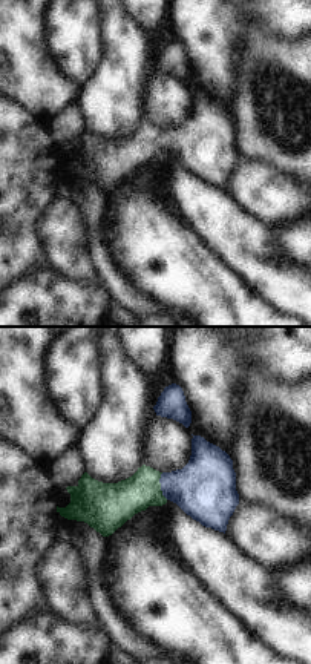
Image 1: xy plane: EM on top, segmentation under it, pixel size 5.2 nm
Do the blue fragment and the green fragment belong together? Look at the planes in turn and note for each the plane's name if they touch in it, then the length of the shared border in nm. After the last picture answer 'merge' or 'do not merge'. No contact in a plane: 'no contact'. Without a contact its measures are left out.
contact in xy; length 150 nm

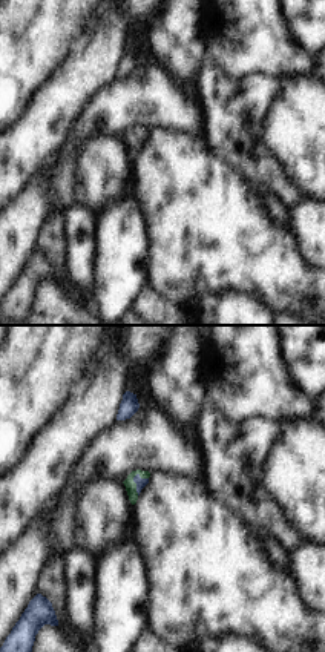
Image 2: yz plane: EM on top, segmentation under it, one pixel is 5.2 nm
contact in yz; length 120 nm

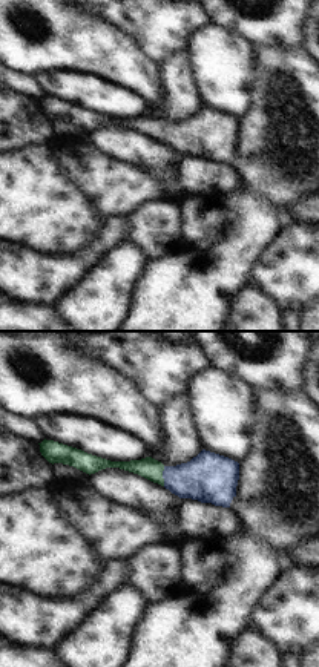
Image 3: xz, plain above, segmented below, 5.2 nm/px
contact in xz; length 100 nm

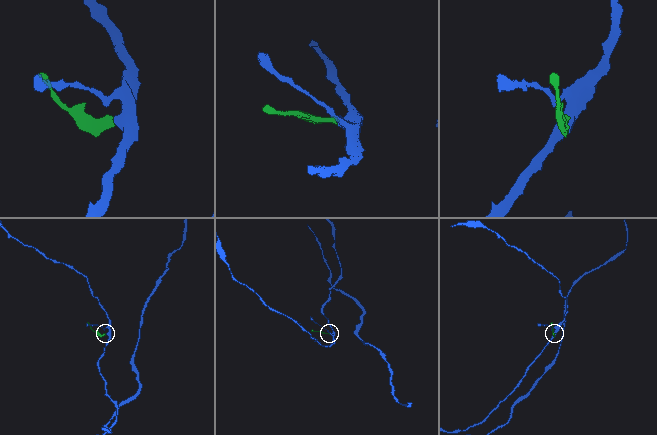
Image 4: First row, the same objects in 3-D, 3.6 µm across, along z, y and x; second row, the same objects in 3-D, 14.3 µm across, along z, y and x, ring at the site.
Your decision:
merge

